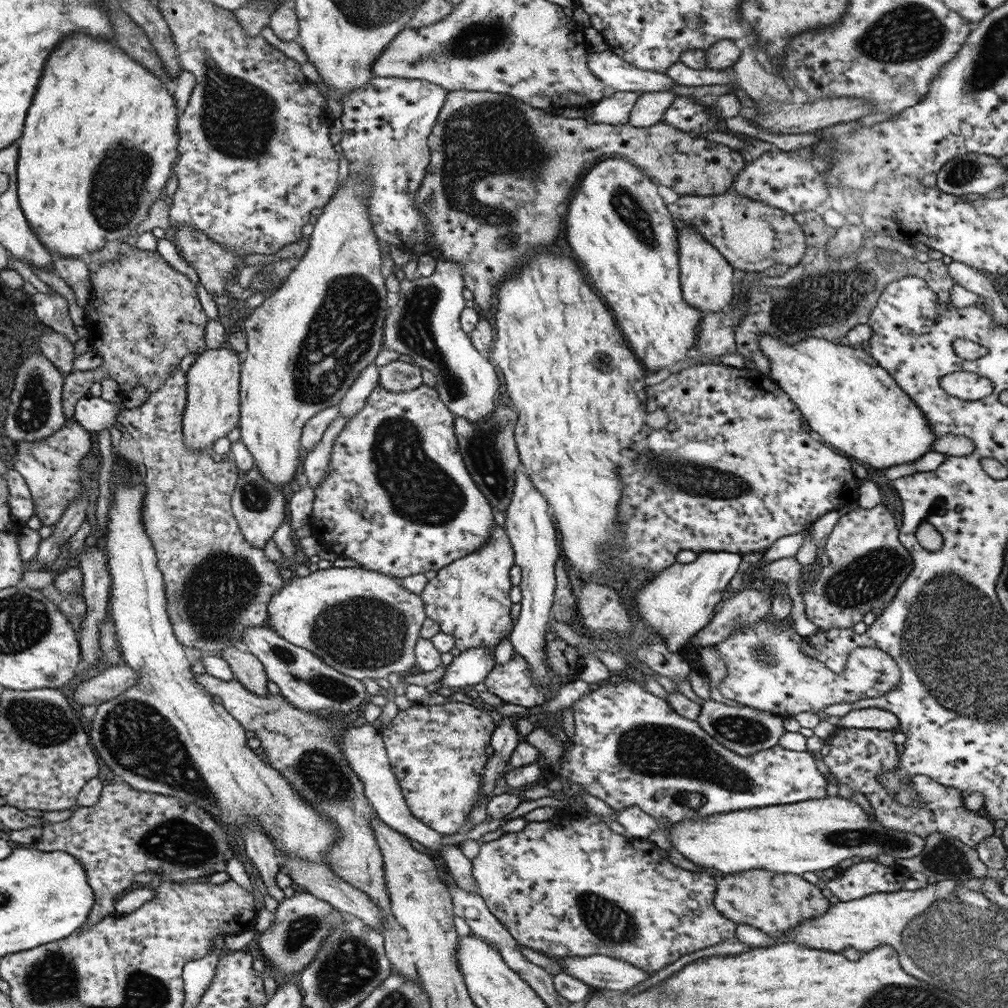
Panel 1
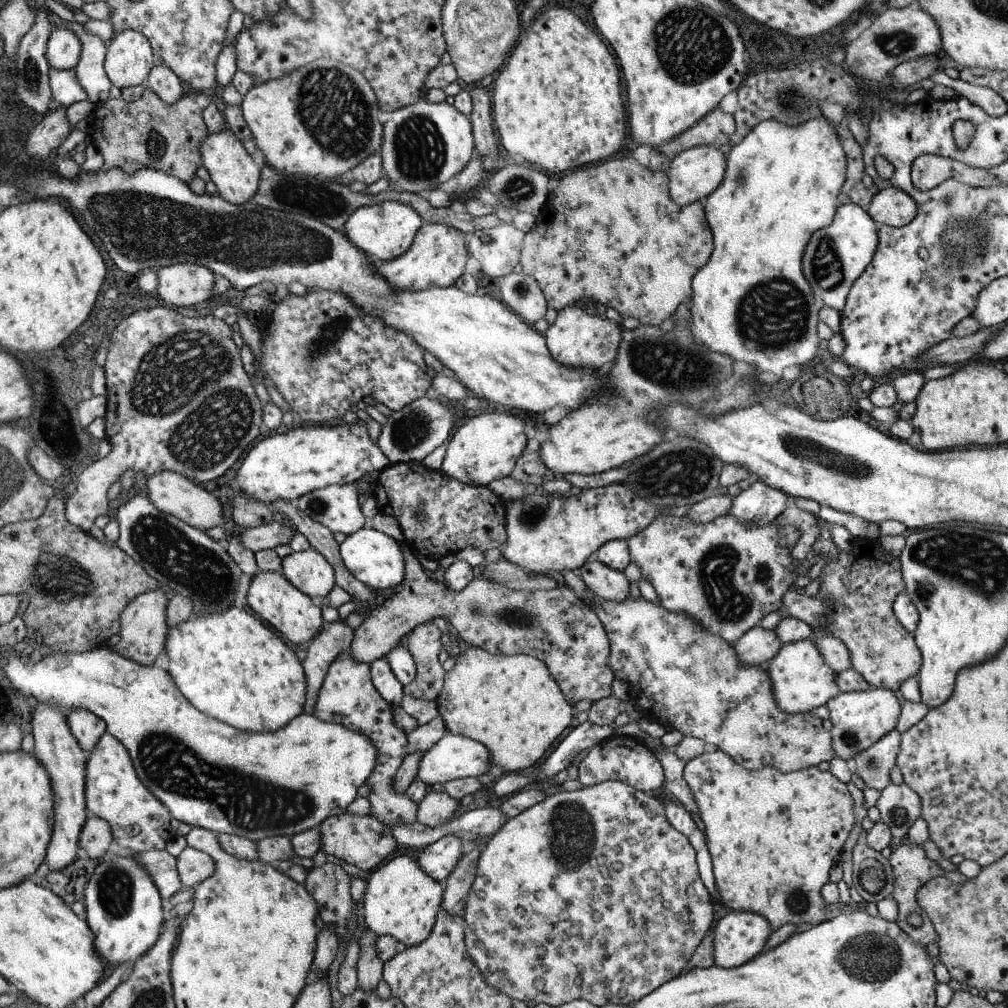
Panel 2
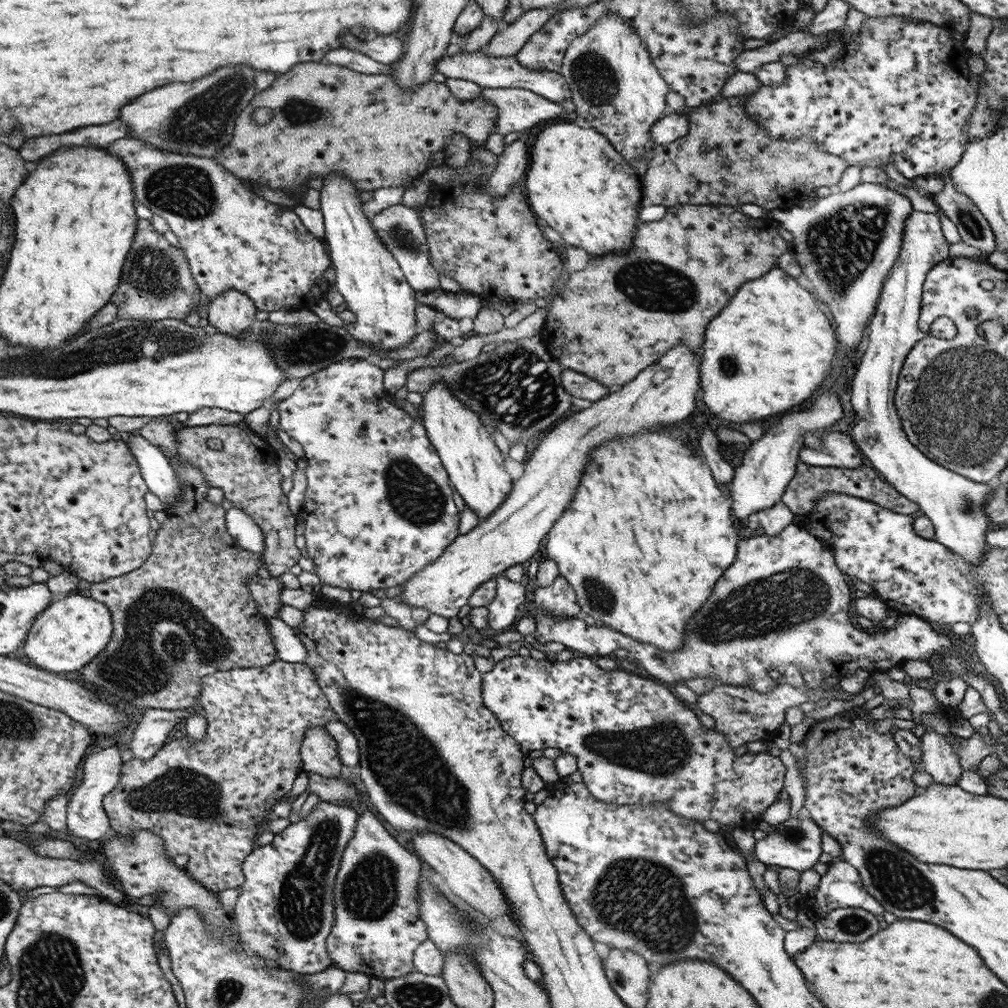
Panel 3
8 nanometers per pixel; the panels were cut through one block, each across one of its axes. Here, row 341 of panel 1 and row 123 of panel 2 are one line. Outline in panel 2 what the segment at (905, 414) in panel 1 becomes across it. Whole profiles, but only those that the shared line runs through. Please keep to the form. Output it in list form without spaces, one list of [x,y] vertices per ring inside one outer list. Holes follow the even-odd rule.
[[[824,115],[806,120],[798,126],[786,126],[778,120],[766,120],[756,125],[743,139],[735,140],[735,145],[732,146],[726,161],[724,179],[720,186],[703,201],[705,217],[714,234],[714,248],[706,266],[702,266],[694,274],[691,282],[693,295],[690,303],[690,316],[692,316],[690,320],[692,320],[692,336],[694,336],[696,344],[702,344],[712,352],[720,352],[720,354],[734,358],[741,369],[750,364],[756,368],[756,372],[774,374],[778,378],[782,377],[782,372],[786,368],[802,366],[802,364],[814,360],[817,355],[822,355],[822,340],[818,338],[819,306],[816,305],[816,297],[812,294],[806,278],[802,276],[802,254],[804,254],[804,248],[806,248],[808,240],[812,238],[814,230],[830,226],[833,221],[833,216],[840,204],[838,194],[846,180],[847,164],[848,160],[844,148],[840,144],[840,138],[834,130],[834,124]]]

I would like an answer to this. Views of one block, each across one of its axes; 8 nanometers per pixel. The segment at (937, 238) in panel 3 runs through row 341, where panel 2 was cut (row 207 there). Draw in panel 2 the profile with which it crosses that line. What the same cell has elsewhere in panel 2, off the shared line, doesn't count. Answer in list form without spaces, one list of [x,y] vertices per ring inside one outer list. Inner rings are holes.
[[[892,186],[879,190],[870,200],[867,210],[875,223],[894,228],[910,224],[916,212],[916,202],[904,190]]]

